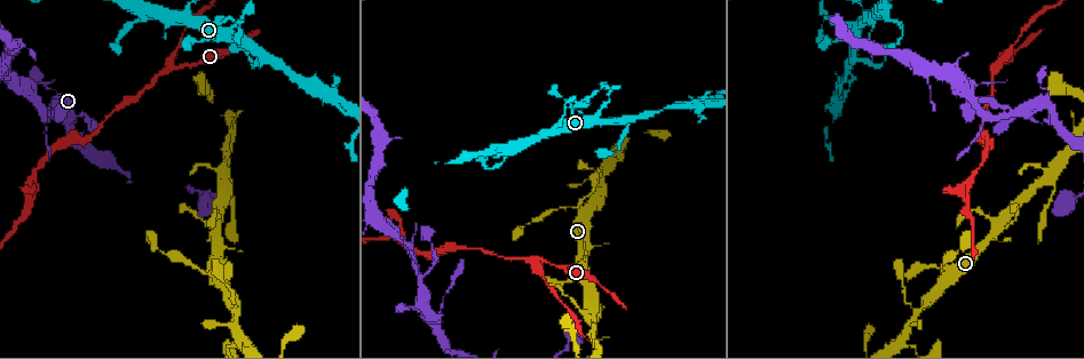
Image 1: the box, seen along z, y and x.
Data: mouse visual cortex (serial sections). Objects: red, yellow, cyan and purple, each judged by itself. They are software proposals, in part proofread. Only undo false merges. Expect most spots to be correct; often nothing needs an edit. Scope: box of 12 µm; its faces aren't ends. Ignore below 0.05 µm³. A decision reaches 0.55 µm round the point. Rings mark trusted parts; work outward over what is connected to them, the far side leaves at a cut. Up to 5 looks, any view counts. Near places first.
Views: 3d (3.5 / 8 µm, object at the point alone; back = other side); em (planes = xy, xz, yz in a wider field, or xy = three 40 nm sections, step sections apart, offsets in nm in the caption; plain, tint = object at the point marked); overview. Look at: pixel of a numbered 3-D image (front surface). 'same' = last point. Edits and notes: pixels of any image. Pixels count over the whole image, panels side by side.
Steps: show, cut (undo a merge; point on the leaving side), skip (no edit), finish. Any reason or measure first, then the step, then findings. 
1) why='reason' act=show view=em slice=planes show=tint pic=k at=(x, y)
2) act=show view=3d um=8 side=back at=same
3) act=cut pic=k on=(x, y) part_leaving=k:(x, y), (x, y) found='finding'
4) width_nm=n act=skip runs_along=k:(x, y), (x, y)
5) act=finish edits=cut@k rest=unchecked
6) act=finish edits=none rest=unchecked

why='three-way junction' act=show view=3d um=8 pic=1 at=(537, 259)

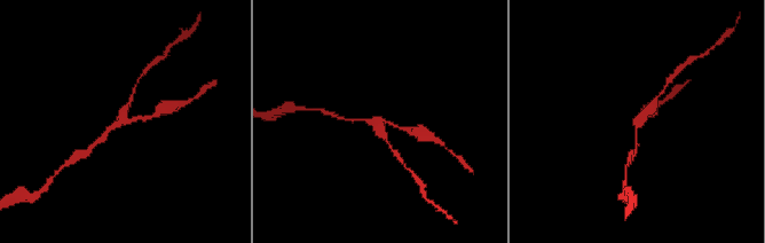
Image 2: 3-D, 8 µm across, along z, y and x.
why='closer look' act=show view=3d um=3.5 pic=2 at=(638, 119)

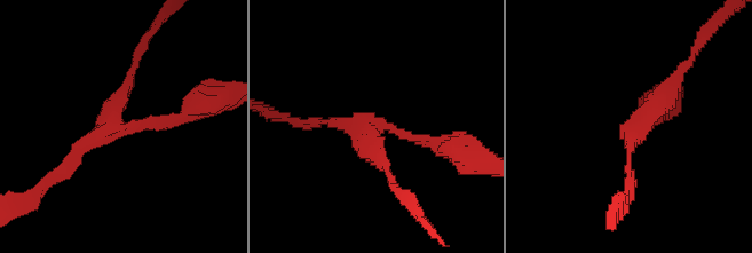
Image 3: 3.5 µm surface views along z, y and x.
act=skip runs_along=3:(185, 116), (109, 126), (60, 172) found='one cell here'

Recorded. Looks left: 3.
why='calibre changes' act=show view=3d um=3.5 pic=1 at=(266, 57)

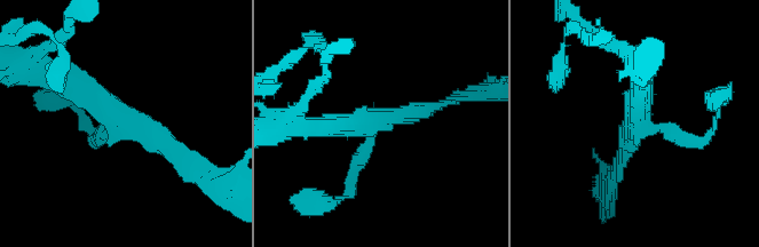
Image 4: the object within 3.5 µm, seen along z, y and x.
act=show view=em slice=xy step=2 show=tint pic=4 at=(640, 117)

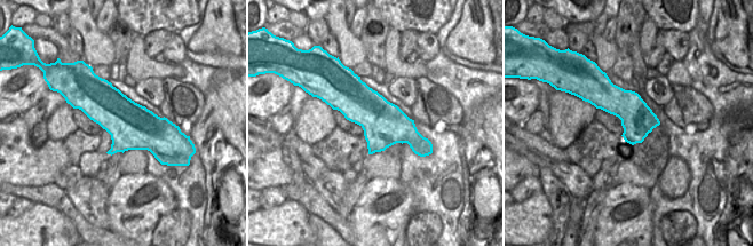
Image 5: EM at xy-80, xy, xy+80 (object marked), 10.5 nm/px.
why='another direction' act=show view=em slice=xy step=5 show=tint at=same

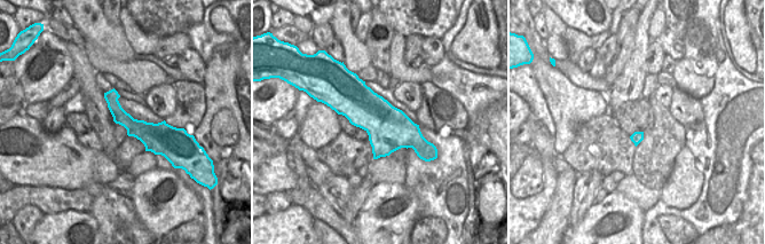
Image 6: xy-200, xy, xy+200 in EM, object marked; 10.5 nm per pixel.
act=skip found='all the same cell'

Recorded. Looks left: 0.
act=finish edits=none rest=unchecked

